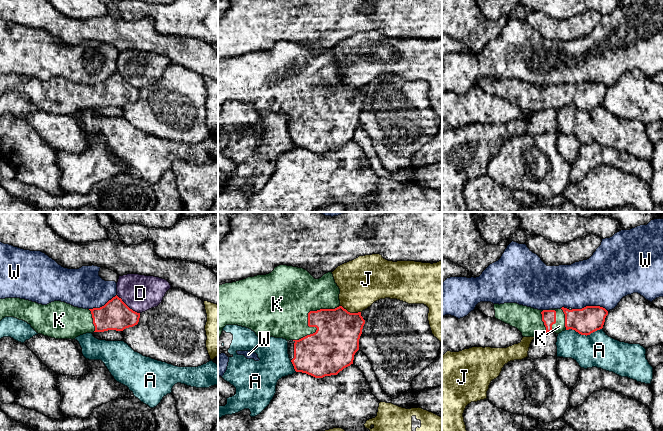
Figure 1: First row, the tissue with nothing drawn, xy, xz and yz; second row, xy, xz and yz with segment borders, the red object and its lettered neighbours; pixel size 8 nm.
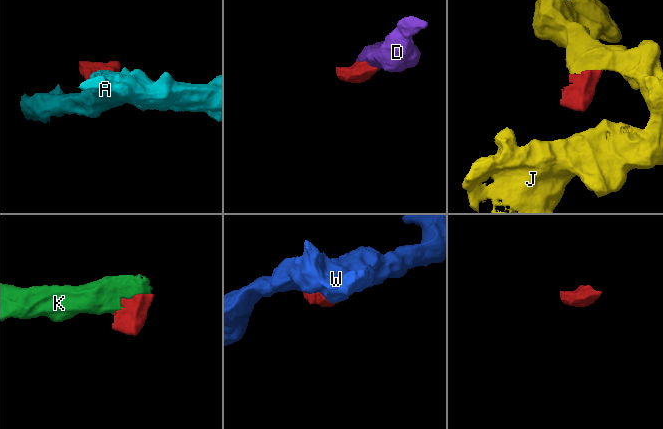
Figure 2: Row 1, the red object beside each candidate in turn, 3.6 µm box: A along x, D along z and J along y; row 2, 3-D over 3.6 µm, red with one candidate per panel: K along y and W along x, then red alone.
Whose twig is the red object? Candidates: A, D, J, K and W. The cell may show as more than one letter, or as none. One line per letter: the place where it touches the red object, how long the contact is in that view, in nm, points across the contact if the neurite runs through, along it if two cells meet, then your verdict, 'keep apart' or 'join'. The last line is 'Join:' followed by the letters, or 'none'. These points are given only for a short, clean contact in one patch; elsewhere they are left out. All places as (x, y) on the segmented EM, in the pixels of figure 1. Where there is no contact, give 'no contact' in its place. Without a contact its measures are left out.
A: contact yz (583, 334); length 280 nm; keep apart
D: contact xy (127, 306); length 240 nm; keep apart
J: contact xz (349, 312); length 180 nm; border xz (340, 305), (350, 312), (360, 312); keep apart
K: contact xz (308, 320); length 480 nm; join
W: contact yz (590, 306); length 280 nm; keep apart
Join: K

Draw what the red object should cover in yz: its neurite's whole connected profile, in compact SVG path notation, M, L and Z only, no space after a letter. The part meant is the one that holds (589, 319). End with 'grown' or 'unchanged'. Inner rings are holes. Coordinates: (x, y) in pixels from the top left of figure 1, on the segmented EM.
M480 302L475 309L487 317L496 318L517 328L523 337L534 337L547 332L559 334L569 329L587 336L602 329L608 315L608 311L600 306L572 310L564 307L538 310L517 303L499 305Z | grown

